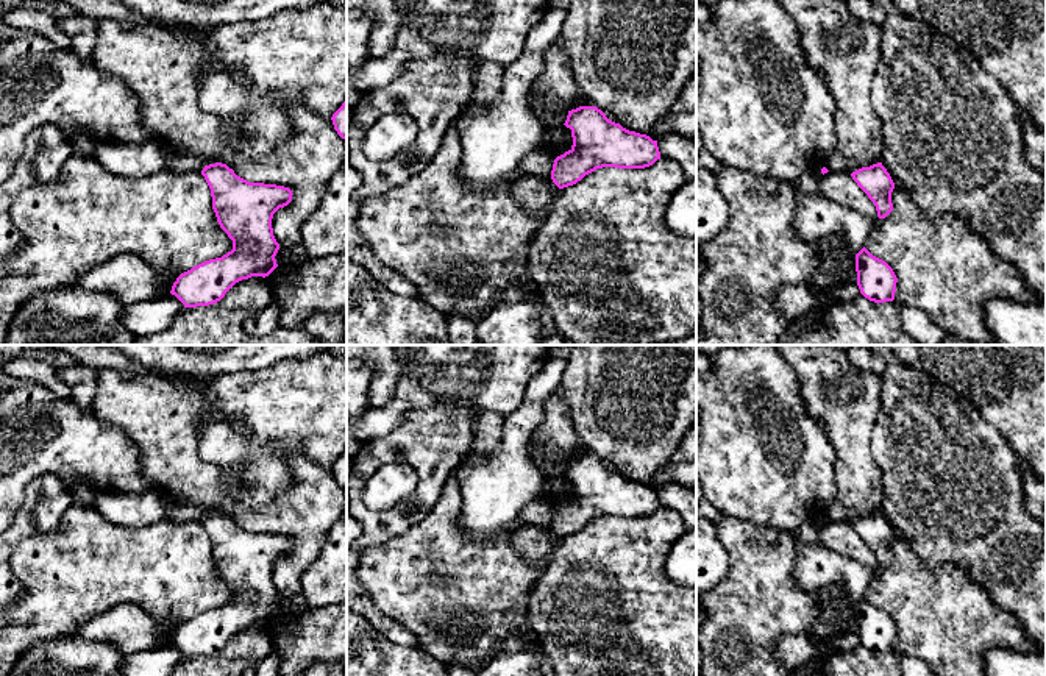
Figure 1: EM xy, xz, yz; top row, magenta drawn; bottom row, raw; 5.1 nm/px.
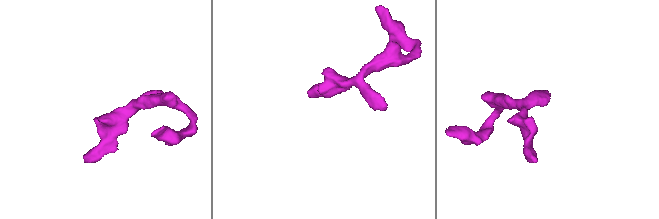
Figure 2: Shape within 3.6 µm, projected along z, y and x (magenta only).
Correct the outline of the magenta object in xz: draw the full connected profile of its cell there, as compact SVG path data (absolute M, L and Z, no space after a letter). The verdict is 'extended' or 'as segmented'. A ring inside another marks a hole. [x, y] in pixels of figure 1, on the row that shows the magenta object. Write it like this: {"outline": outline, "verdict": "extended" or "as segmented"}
{"outline": "M596 106L568 111L564 125L571 130L573 145L553 164L551 180L559 189L596 169L645 169L660 159L657 141L609 120Z", "verdict": "as segmented"}

